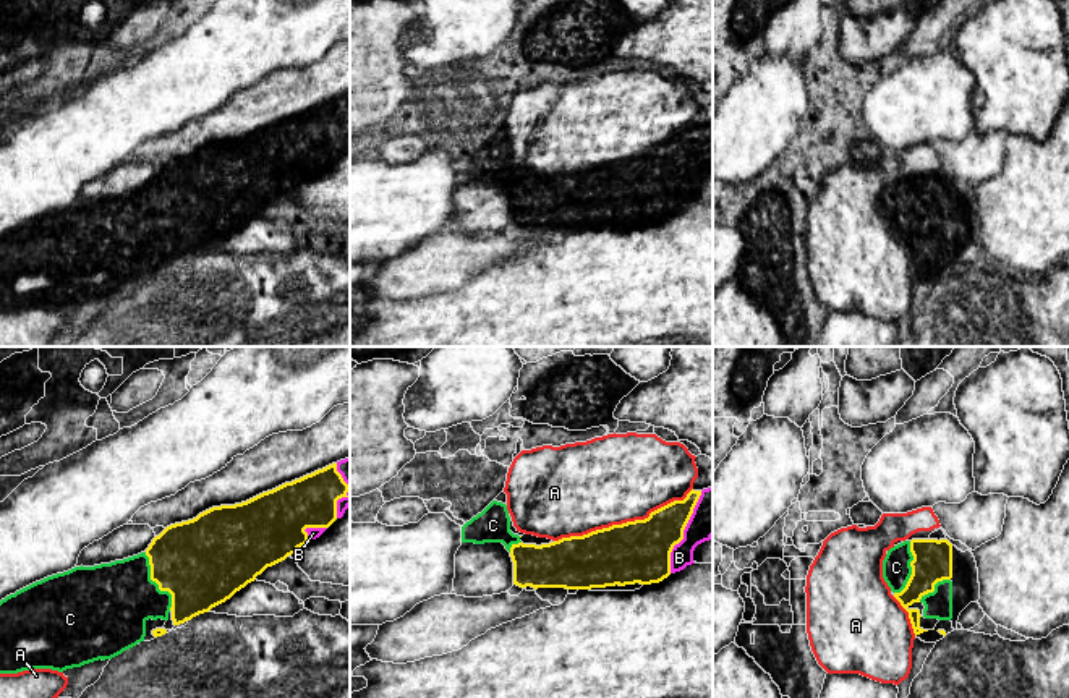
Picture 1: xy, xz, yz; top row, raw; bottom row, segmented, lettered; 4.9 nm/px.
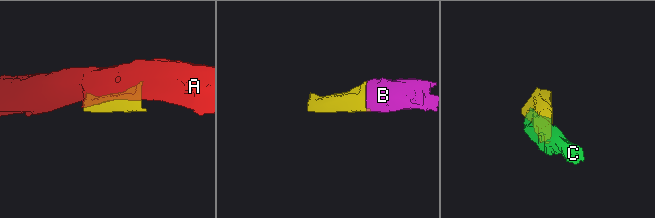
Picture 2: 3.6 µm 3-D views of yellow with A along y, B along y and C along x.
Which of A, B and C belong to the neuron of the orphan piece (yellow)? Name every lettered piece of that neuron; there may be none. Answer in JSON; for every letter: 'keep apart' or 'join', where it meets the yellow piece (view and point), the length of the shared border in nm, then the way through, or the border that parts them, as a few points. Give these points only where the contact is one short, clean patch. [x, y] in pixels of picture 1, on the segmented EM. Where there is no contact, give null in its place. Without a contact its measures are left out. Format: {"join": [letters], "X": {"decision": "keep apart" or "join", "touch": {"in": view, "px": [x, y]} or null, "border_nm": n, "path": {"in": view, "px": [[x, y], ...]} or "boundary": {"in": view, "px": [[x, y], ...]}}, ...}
{"join": ["B", "C"], "A": {"decision": "keep apart", "touch": {"in": "xz", "px": [624, 523]}, "border_nm": 750}, "B": {"decision": "join", "touch": {"in": "xz", "px": [682, 532]}, "border_nm": 440}, "C": {"decision": "join", "touch": {"in": "xy", "px": [156, 582]}, "border_nm": 320, "path": {"in": "xy", "px": [[201, 562], [196, 567], [156, 582], [123, 593], [110, 603]]}}}

